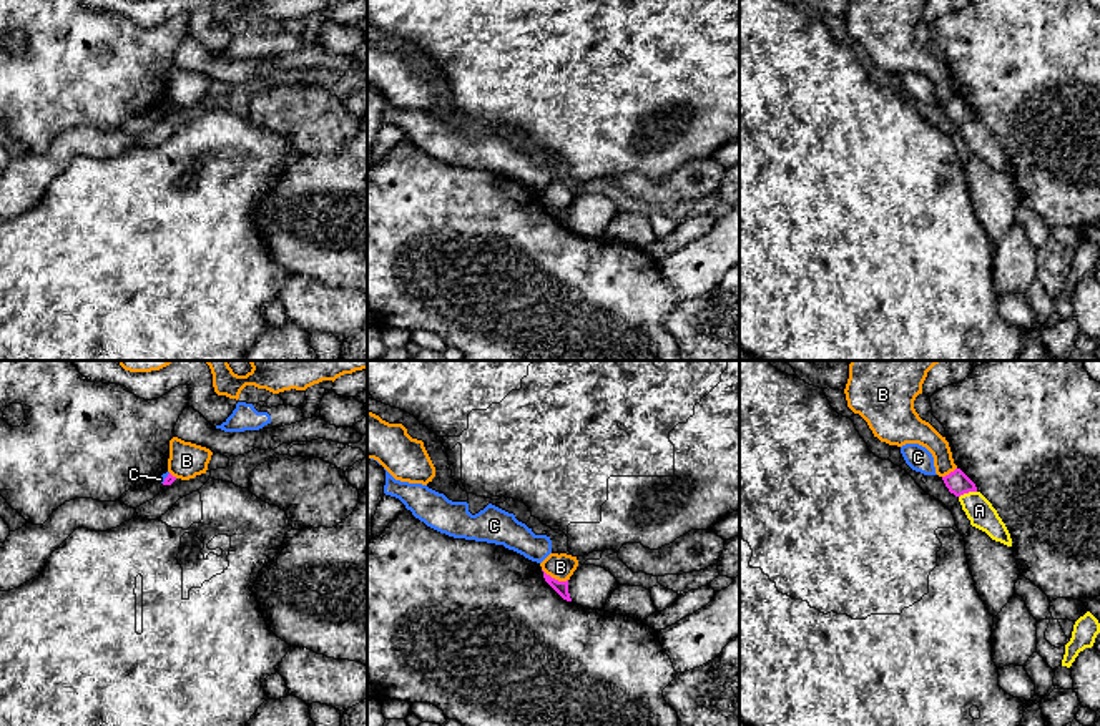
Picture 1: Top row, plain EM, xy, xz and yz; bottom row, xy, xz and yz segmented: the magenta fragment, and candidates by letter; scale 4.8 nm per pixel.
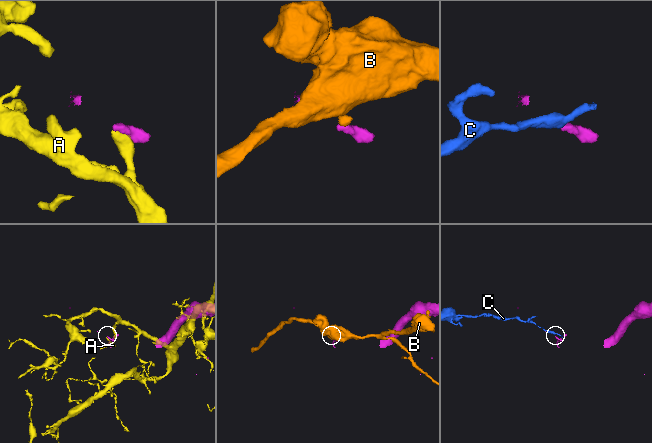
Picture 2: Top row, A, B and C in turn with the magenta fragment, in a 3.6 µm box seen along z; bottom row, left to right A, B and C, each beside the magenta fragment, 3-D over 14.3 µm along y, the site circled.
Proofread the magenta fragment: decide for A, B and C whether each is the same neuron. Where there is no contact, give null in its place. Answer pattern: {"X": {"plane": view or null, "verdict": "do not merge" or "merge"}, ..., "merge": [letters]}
{"A": {"plane": "yz", "verdict": "do not merge"}, "B": {"plane": "xz", "verdict": "do not merge"}, "C": {"plane": "xy", "verdict": "do not merge"}, "merge": []}

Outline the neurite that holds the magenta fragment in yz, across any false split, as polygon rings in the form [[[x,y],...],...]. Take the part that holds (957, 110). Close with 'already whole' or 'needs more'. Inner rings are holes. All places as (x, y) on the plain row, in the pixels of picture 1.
[[[955,96],[949,103],[942,105],[942,108],[949,120],[955,125],[960,125],[969,120],[977,120],[975,111],[960,96]]]; already whole

